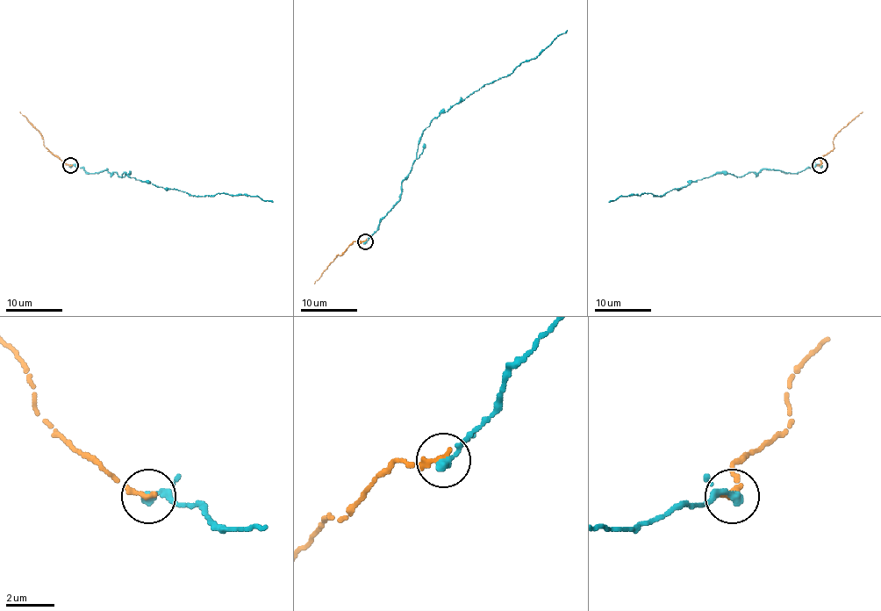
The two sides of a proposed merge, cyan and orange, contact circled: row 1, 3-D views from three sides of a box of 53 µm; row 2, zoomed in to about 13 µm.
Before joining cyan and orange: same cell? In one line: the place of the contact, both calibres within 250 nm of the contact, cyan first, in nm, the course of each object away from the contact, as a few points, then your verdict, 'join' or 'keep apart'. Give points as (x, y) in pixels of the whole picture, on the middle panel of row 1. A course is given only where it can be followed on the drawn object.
at (365, 241); 360 nm thick on the cyan side, 240 nm on the other; cyan runs (365, 241), (399, 198), (401, 182), (429, 123), (486, 83), (535, 59), (566, 31); orange runs (364, 241), (354, 241), (338, 255), (314, 283); join

